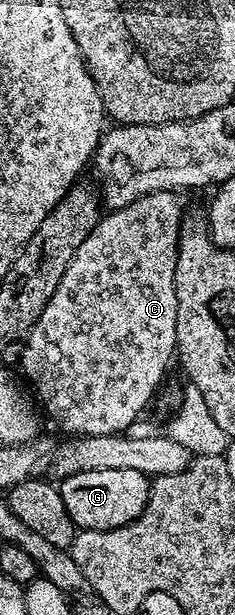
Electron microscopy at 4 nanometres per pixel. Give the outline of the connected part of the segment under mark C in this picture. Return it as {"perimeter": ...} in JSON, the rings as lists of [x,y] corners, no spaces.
{"perimeter":[[[154,192],[130,202],[125,208],[118,208],[101,215],[94,230],[78,246],[70,266],[66,266],[66,274],[62,274],[62,282],[58,282],[58,290],[54,290],[54,298],[46,302],[46,310],[34,322],[28,339],[24,341],[18,357],[19,367],[24,367],[23,375],[27,383],[34,389],[34,396],[42,405],[43,411],[48,412],[66,428],[70,434],[81,437],[124,434],[140,416],[140,411],[147,406],[156,390],[168,363],[173,363],[176,356],[176,327],[178,326],[178,294],[176,293],[176,259],[180,249],[180,229],[186,213],[180,205],[179,195],[170,192]]]}

